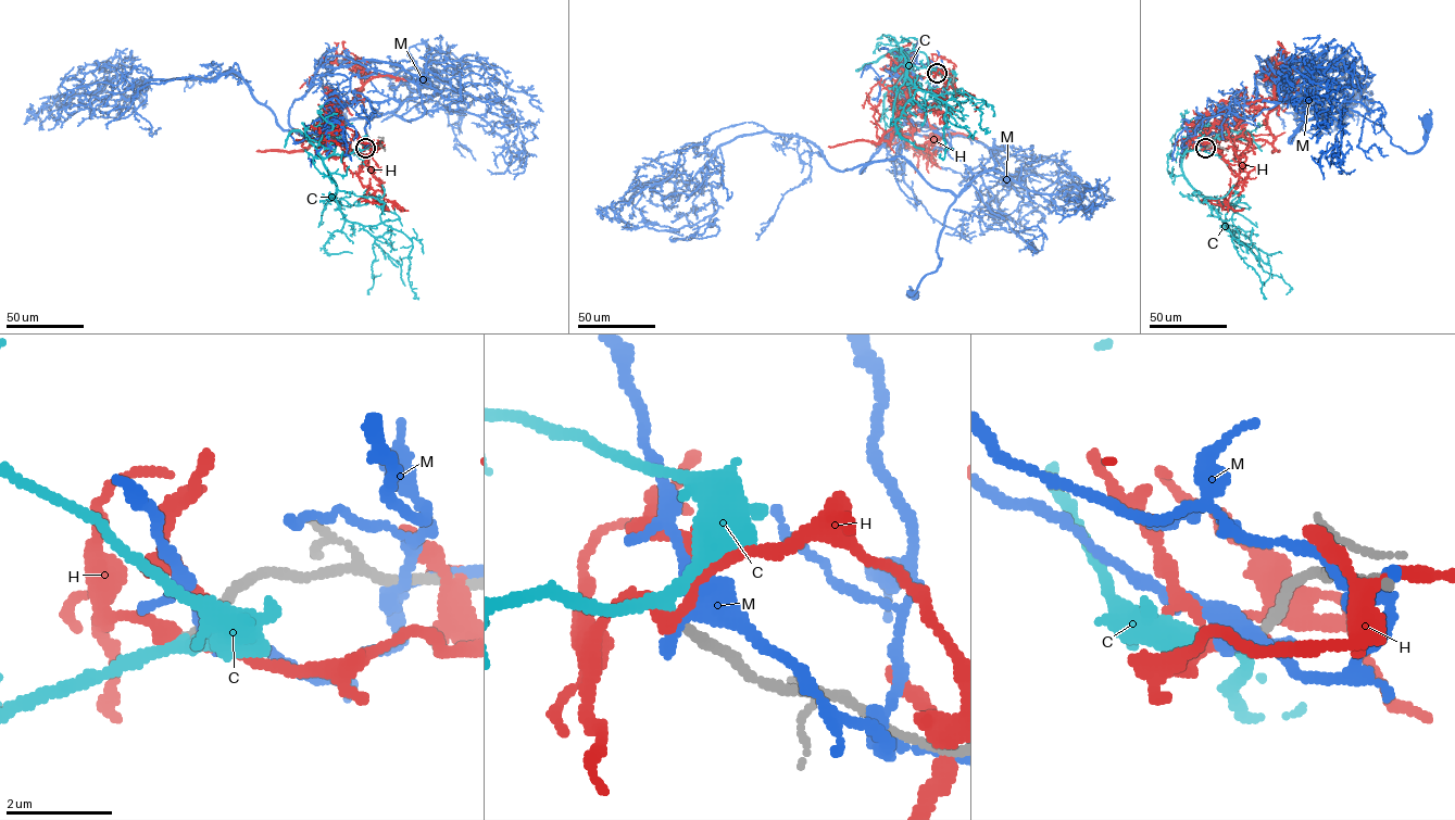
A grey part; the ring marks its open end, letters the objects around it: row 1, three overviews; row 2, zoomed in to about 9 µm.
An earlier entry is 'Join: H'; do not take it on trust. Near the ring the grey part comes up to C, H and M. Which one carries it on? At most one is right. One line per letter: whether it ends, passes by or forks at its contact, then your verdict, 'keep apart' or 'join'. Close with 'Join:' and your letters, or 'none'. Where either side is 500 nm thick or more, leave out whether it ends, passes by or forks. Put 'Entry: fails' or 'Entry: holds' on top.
Entry: fails
C: it passes by; join
H: it passes by; keep apart
M: it passes by; keep apart
Join: C

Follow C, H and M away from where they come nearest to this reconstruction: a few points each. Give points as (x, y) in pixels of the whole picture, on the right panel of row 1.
C: (1205, 148), (1181, 155), (1182, 175), (1227, 226), (1224, 225), (1233, 247), (1259, 277), (1263, 298)
H: (1205, 148), (1232, 147), (1241, 156), (1250, 140), (1271, 143), (1275, 72), (1288, 71), (1276, 62), (1276, 88)
M: (1205, 148), (1192, 139), (1203, 117), (1256, 99), (1351, 109), (1407, 152), (1424, 144), (1427, 122)

